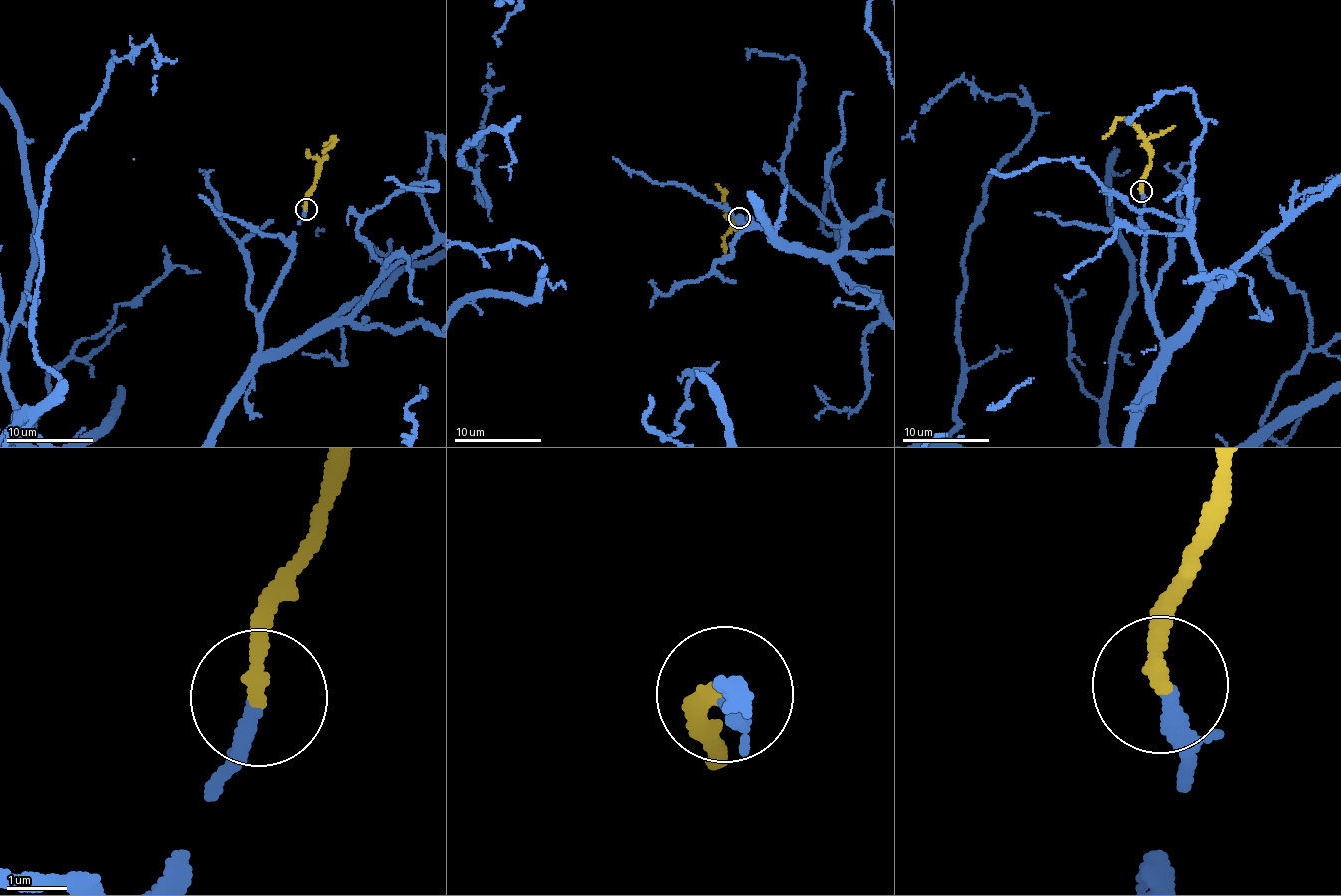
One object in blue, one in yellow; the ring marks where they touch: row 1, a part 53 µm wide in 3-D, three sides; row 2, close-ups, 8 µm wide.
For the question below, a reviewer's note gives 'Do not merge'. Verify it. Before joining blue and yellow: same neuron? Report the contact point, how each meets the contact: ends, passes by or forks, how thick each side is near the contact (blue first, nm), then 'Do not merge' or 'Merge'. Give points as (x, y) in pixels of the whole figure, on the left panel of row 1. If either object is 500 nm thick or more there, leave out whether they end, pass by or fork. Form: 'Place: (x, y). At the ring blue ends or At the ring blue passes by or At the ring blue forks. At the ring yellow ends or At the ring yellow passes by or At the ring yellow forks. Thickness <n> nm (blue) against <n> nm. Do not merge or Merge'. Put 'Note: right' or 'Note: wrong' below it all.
Place: (306, 209). At the ring blue passes by. At the ring yellow ends. Thickness 190 nm (blue) against 280 nm. Merge
Note: wrong

